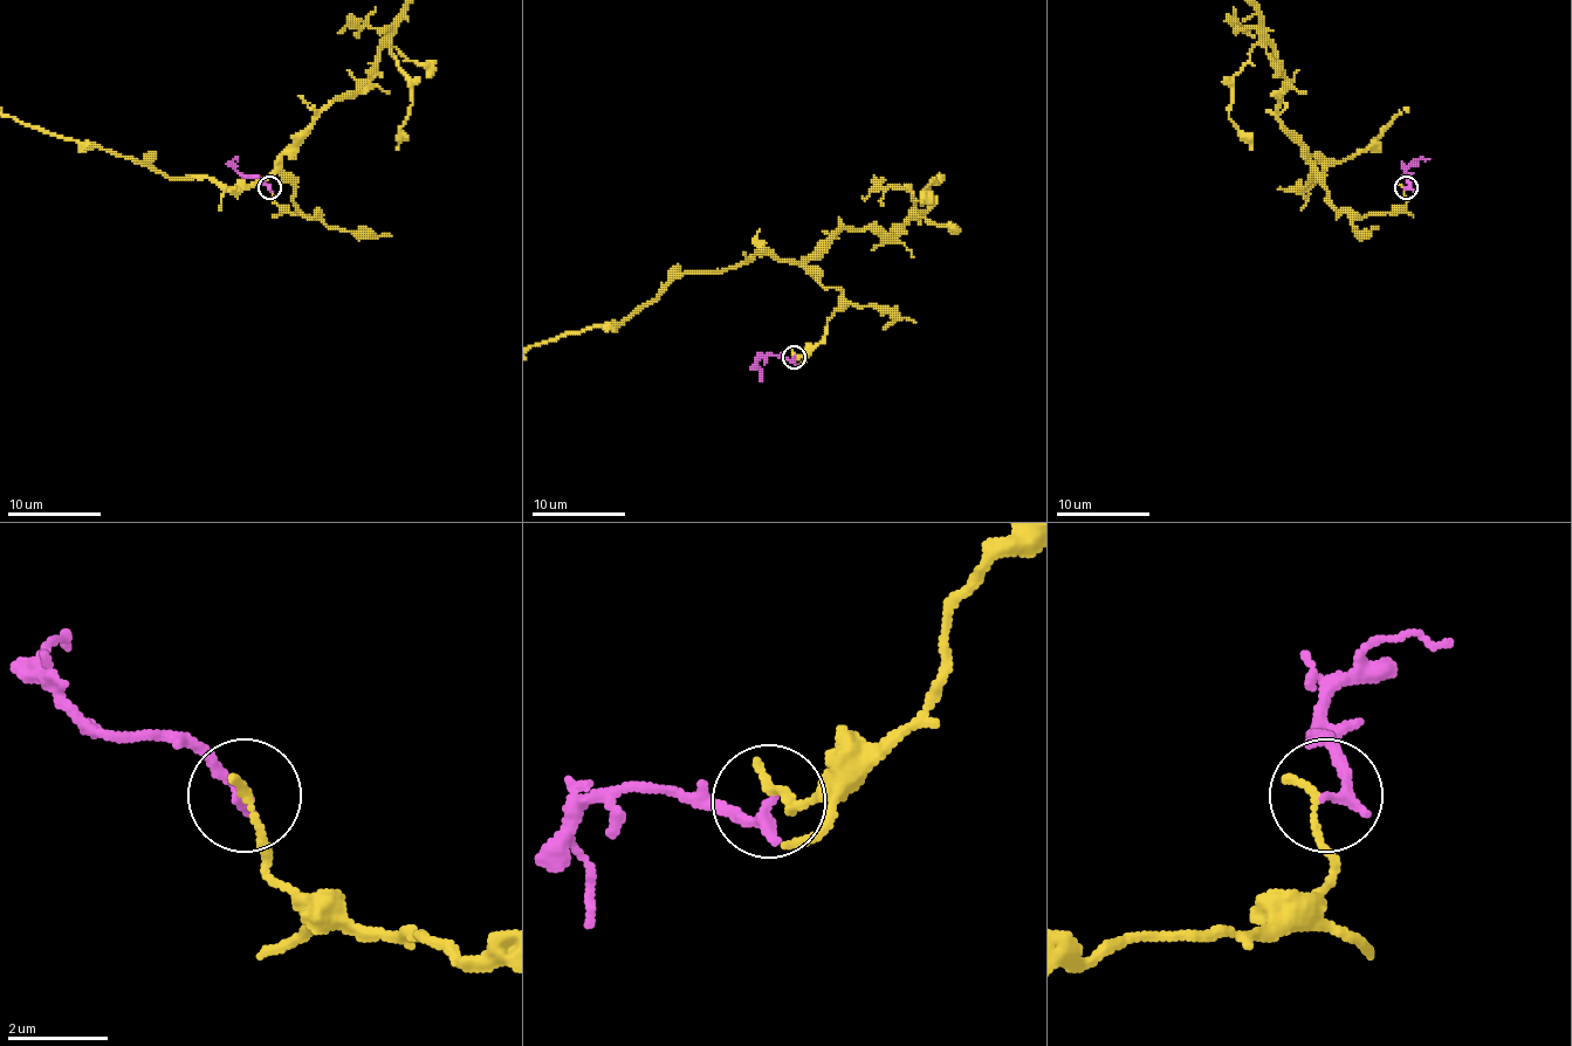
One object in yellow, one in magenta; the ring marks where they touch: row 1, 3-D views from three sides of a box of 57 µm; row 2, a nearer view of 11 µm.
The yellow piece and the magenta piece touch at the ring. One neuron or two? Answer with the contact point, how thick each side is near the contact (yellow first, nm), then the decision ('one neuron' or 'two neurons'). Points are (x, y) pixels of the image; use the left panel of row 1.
at (269, 187); 180 nm thick on the yellow side, 260 nm on the other; two neurons

